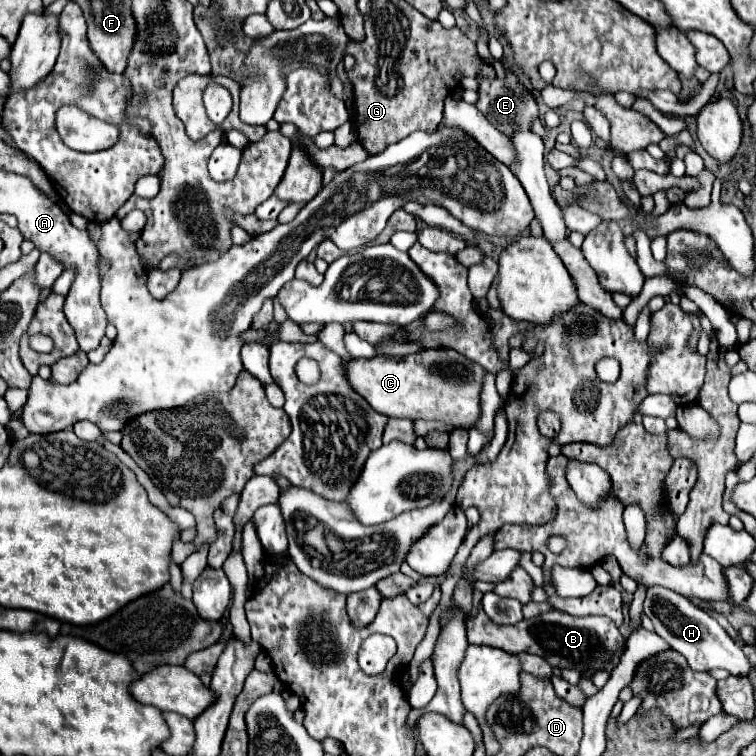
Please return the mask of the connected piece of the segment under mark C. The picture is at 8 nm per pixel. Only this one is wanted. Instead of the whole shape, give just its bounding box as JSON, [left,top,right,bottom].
[345,348,487,430]

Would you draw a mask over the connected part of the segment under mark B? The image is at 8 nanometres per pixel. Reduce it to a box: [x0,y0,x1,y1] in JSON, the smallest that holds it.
[465,610,625,674]

